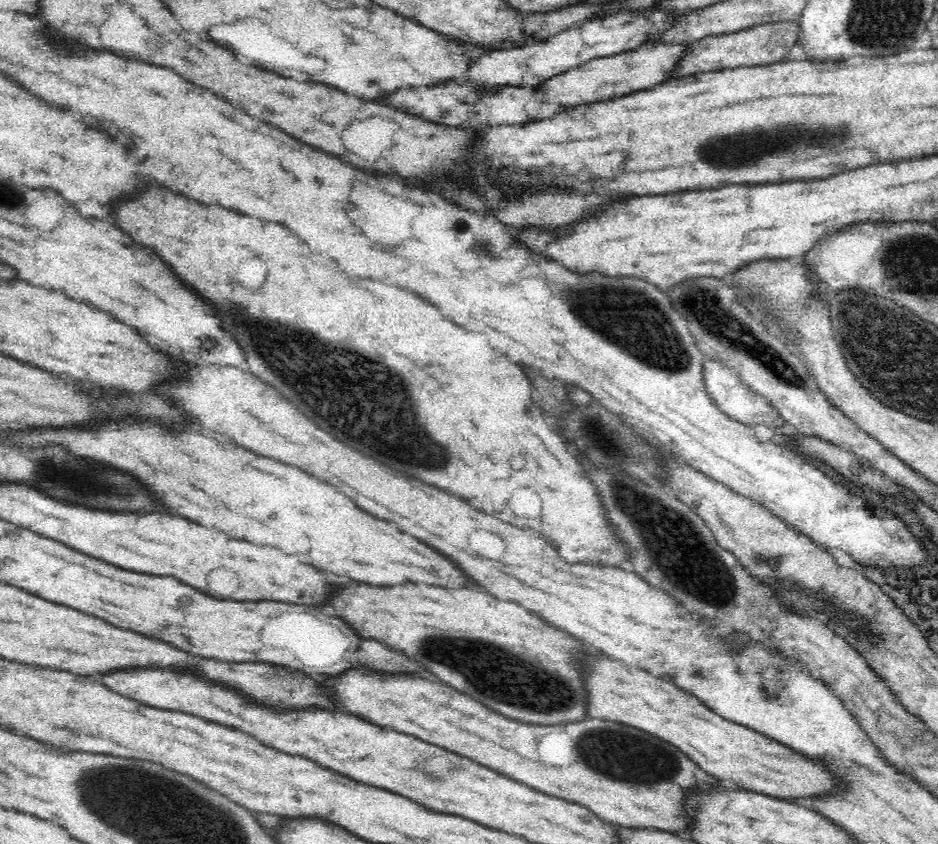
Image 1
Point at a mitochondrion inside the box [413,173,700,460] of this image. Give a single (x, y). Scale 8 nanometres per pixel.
(636, 324)

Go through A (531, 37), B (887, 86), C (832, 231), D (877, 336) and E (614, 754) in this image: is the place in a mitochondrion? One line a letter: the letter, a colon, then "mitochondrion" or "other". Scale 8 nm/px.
A: other
B: other
C: other
D: mitochondrion
E: mitochondrion

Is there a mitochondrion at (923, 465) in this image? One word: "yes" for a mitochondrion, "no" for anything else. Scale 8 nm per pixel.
no

